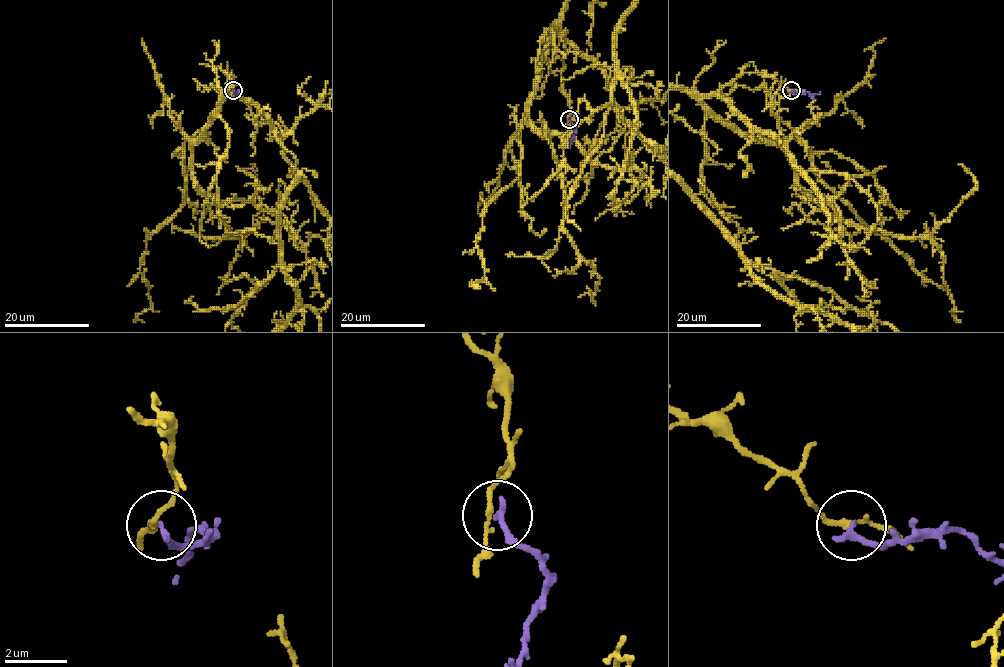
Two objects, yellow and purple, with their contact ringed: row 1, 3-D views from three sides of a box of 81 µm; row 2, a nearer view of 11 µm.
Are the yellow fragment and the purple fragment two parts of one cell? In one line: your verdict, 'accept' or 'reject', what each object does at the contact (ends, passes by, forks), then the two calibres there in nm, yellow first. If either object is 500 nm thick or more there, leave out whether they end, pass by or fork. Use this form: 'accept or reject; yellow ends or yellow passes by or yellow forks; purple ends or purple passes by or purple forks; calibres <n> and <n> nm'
reject; yellow passes by; purple ends; calibres 150 and 220 nm

